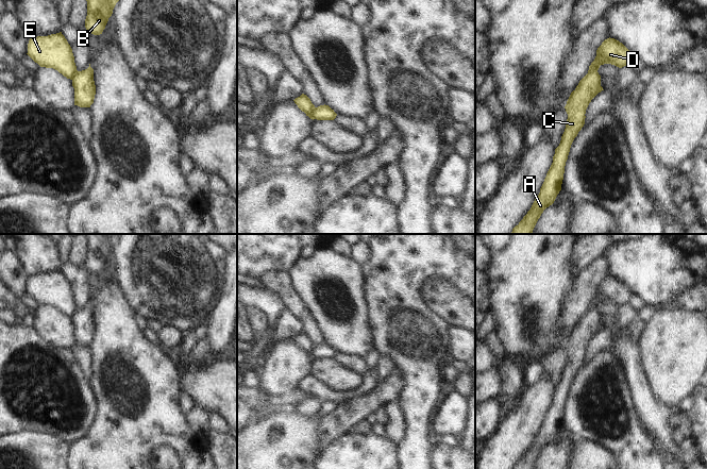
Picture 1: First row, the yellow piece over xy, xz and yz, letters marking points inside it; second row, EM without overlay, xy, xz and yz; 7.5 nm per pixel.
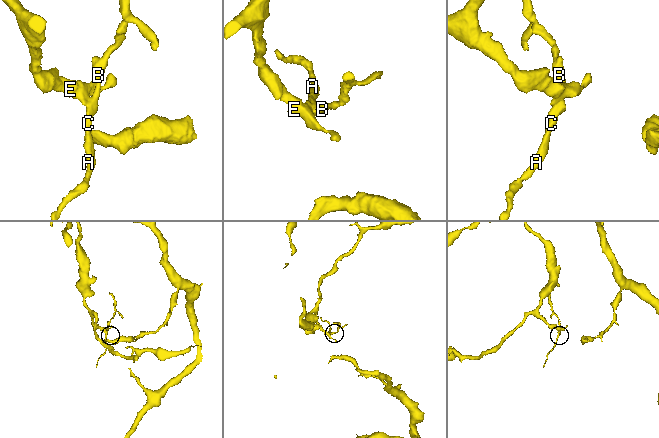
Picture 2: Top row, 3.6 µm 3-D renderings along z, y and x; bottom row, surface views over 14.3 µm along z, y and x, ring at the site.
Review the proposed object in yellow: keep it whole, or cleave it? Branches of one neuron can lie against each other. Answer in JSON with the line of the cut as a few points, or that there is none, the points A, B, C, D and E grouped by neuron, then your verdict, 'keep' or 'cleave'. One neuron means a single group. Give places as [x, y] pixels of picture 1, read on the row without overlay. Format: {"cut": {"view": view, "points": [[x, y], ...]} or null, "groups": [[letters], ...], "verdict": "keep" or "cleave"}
{"cut": {"view": "xz", "points": [[315, 346], [313, 356]]}, "groups": [["A", "B", "C"], ["D", "E"]], "verdict": "cleave"}

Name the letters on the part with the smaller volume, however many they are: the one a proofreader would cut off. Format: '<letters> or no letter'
A, B, C

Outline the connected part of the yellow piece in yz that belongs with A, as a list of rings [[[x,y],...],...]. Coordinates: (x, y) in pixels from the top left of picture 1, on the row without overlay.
[[[592,307],[571,331],[565,345],[568,352],[566,367],[559,384],[555,387],[553,401],[531,448],[512,469],[533,469],[543,449],[554,441],[561,429],[565,404],[571,383],[585,363],[586,348],[591,338],[602,329],[604,328],[601,324],[601,314]]]

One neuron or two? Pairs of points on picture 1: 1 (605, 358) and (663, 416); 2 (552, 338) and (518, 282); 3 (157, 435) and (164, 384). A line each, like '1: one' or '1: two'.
1: two
2: one
3: one

